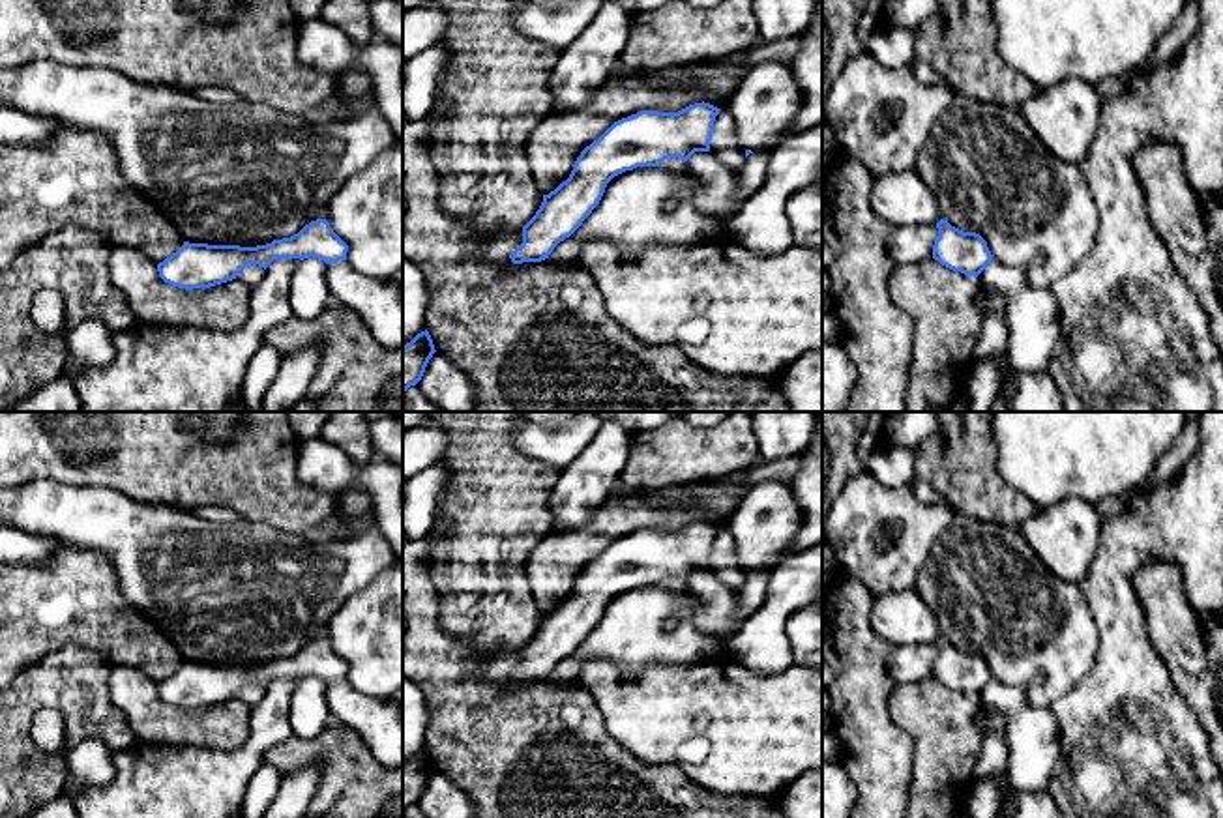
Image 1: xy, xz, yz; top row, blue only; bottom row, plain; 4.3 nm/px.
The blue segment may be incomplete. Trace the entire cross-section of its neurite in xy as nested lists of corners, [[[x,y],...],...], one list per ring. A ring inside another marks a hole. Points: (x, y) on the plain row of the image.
[[[326,638],[305,644],[298,653],[266,665],[184,665],[157,683],[159,696],[178,708],[210,708],[236,694],[249,683],[268,687],[279,678],[320,678],[326,683],[346,679],[348,665],[333,651]]]

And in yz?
[[[946,638],[936,642],[938,655],[933,665],[933,678],[942,685],[978,696],[993,679],[987,661],[976,651],[963,651]]]

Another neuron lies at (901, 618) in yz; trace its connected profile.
[[[890,592],[873,597],[871,625],[891,646],[936,644],[938,620],[918,592]]]

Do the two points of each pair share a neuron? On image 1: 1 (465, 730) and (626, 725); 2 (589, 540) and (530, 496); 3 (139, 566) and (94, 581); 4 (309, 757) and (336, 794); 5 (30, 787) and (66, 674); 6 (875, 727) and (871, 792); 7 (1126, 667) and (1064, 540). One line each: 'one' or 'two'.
1: two
2: two
3: two
4: one
5: one
6: one
7: two

